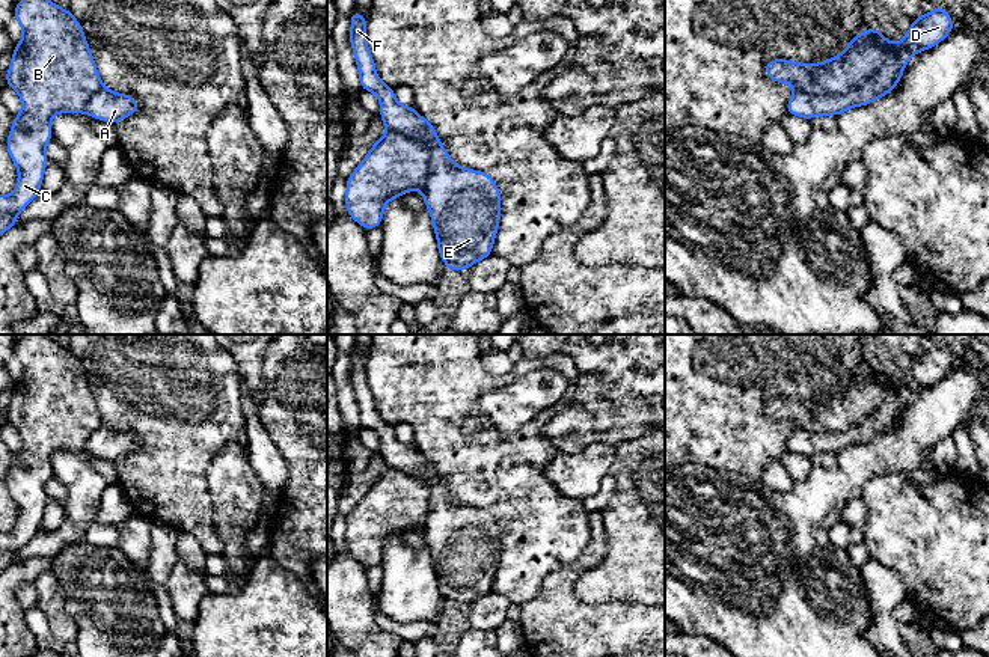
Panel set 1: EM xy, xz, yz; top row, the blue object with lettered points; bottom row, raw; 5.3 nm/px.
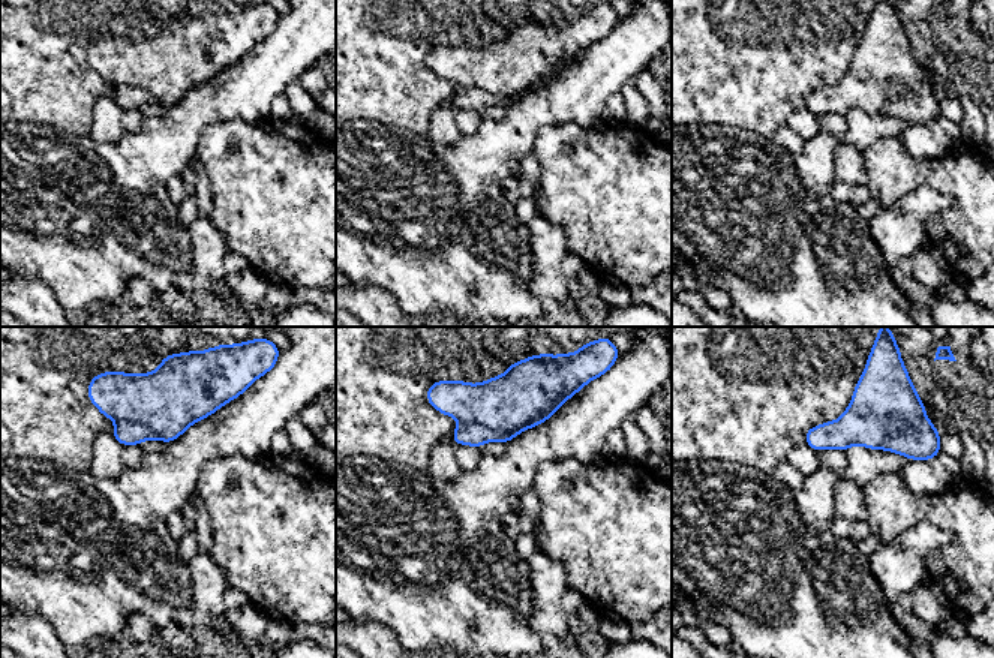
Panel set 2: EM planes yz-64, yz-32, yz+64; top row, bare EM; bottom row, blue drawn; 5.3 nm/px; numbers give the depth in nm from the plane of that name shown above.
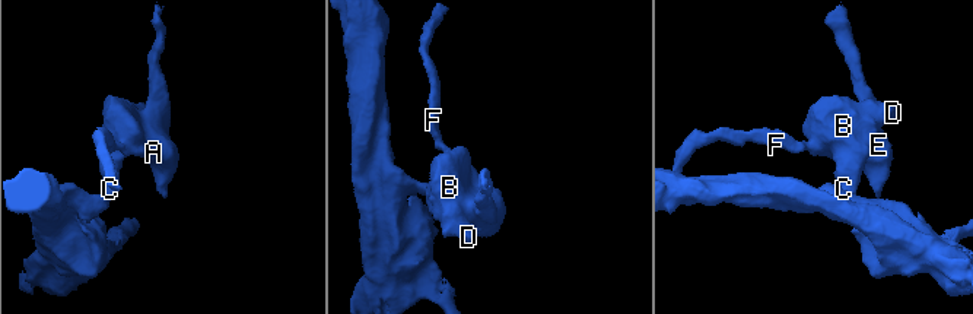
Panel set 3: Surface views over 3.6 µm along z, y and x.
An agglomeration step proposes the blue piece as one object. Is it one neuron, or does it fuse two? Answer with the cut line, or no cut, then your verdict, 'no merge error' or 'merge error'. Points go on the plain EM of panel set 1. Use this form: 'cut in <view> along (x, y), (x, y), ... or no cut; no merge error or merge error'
cut in yz along (906, 398), (888, 386), (860, 422), (837, 431), (798, 430); merge error

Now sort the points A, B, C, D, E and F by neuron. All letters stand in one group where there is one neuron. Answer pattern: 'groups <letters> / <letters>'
groups A E F / B C D

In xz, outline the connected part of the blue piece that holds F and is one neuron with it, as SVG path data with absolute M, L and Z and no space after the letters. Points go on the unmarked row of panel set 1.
M351 350L350 357L350 381L360 425L378 434L384 464L430 485L430 508L422 533L439 592L449 609L467 607L491 592L501 556L501 529L490 512L457 503L440 482L436 466L415 445L397 439L395 428L377 413L365 374L368 357L360 350Z

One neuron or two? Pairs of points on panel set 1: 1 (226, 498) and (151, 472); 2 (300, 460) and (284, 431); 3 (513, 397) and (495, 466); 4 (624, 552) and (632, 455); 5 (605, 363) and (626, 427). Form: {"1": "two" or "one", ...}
{"1": "two", "2": "one", "3": "two", "4": "one", "5": "one"}

